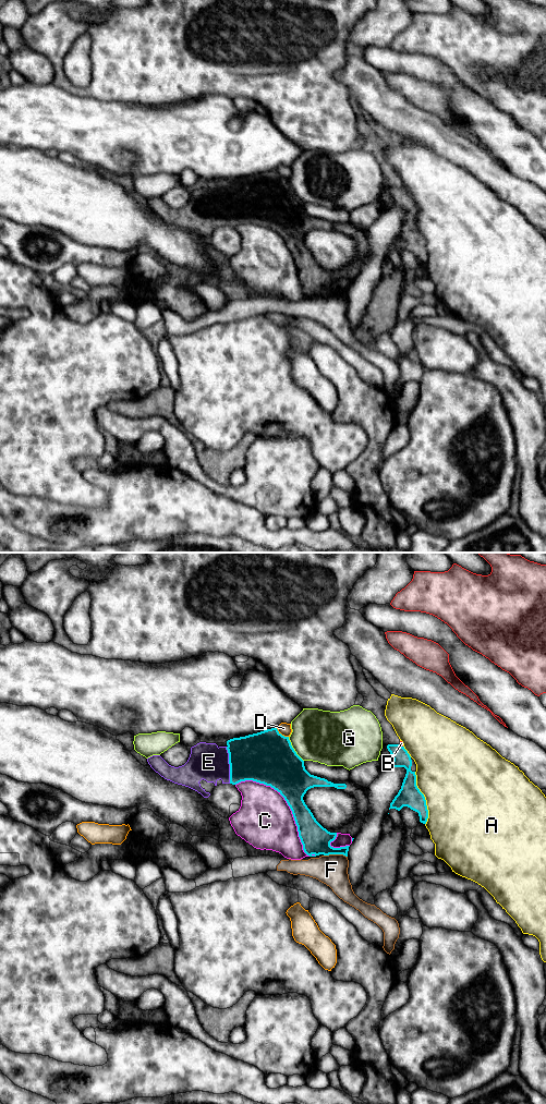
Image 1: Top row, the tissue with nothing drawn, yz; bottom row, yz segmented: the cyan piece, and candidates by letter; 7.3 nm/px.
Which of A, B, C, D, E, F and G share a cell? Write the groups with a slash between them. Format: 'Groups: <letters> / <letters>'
Groups: A / B / C / D / E / F / G

